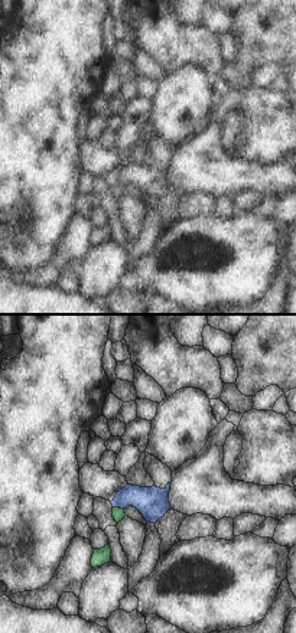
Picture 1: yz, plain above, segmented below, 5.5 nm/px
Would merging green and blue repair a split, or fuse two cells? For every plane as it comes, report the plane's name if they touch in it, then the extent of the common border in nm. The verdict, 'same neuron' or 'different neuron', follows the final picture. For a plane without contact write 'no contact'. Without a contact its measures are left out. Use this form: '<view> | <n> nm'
yz | 70 nm

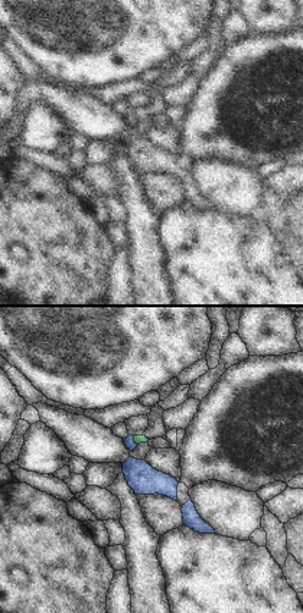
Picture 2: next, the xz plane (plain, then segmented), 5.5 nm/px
xz | 60 nm

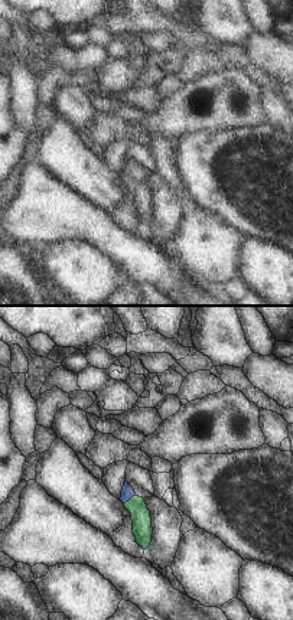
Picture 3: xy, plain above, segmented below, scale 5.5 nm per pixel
xy | 80 nm

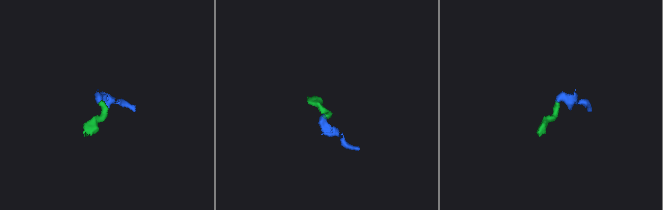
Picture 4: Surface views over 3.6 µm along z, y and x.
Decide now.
same neuron

